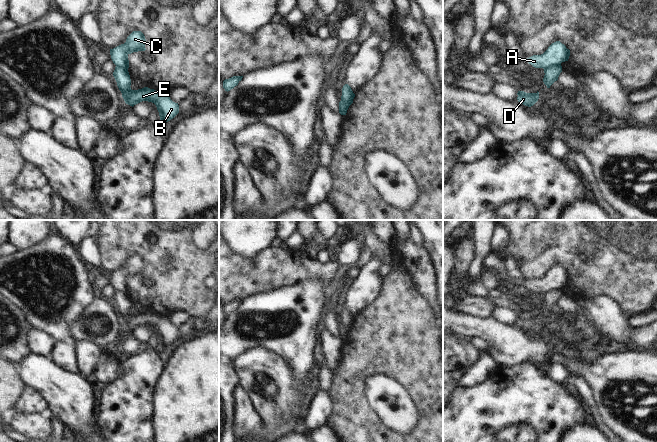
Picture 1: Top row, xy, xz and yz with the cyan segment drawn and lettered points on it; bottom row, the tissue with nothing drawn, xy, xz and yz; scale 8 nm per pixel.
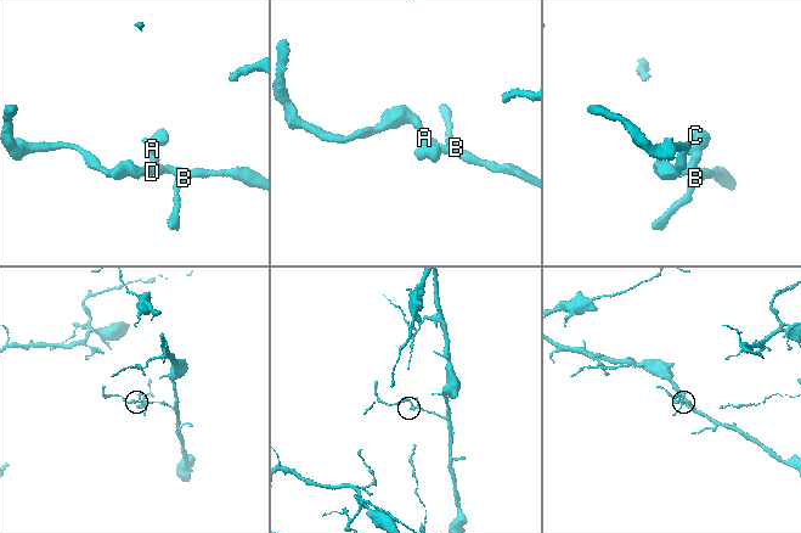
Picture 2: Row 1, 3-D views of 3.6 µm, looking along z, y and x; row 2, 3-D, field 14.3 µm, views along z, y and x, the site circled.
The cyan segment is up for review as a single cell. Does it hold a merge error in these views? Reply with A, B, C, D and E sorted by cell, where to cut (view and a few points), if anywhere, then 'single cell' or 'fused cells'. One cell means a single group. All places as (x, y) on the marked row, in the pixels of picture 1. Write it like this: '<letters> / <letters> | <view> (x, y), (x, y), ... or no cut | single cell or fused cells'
A C / B D E | yz (560, 64), (554, 64), (544, 70) | fused cells

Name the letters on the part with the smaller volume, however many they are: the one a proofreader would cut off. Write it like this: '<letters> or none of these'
A, C.

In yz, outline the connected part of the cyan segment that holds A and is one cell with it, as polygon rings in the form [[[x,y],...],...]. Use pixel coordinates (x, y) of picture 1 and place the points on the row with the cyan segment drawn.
[[[556,41],[543,54],[527,58],[527,62],[535,68],[546,70],[549,67],[561,65],[562,62],[568,61],[569,56],[570,50],[560,41]]]

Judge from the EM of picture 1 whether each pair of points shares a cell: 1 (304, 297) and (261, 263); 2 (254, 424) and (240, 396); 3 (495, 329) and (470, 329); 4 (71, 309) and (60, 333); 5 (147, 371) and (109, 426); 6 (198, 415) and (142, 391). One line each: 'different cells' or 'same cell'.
1: different cells
2: same cell
3: same cell
4: same cell
5: same cell
6: different cells

